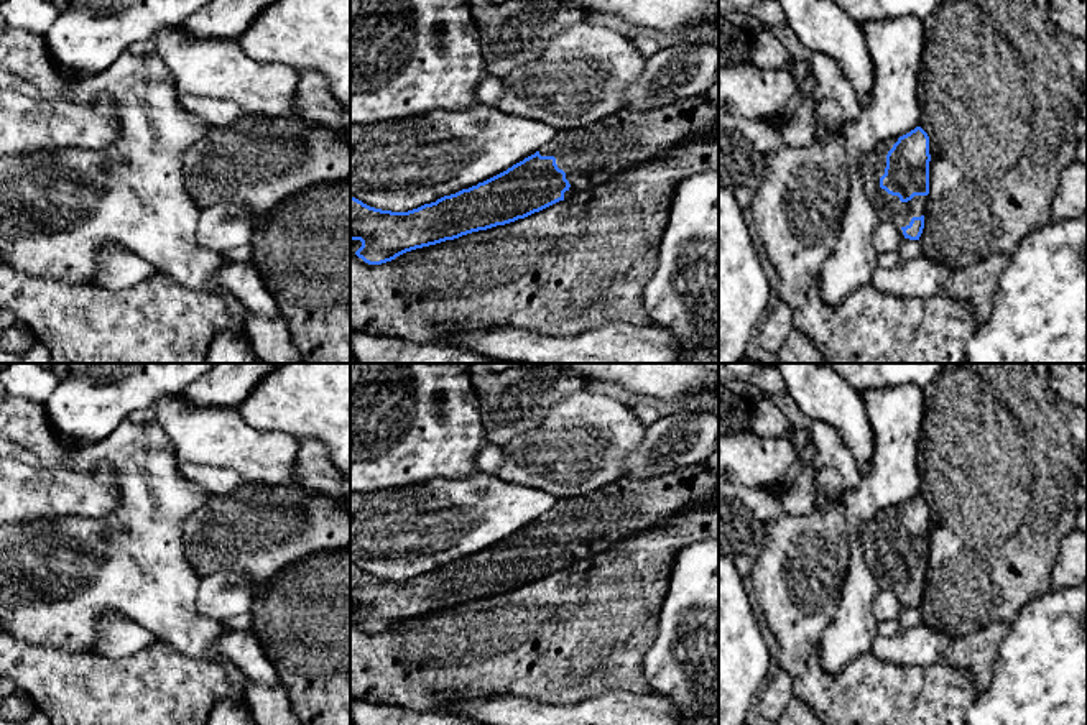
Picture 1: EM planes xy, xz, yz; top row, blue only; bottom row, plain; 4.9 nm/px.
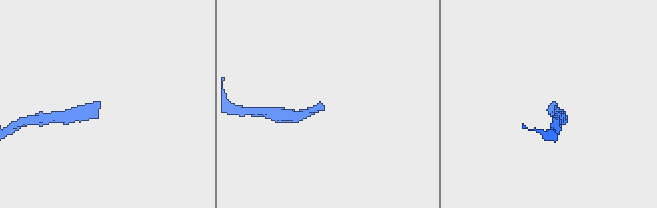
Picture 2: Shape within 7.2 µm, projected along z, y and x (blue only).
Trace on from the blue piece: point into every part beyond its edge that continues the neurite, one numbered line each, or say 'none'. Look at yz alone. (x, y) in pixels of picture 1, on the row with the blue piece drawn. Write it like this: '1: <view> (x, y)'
1: yz (890, 207)

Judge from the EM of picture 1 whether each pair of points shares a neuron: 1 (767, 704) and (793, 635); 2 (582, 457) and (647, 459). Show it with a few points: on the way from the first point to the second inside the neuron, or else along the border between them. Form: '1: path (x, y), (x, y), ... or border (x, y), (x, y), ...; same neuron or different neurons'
1: border (781, 669), (790, 678), (793, 696); different neurons
2: border (647, 428), (642, 441), (627, 456), (622, 477); different neurons

